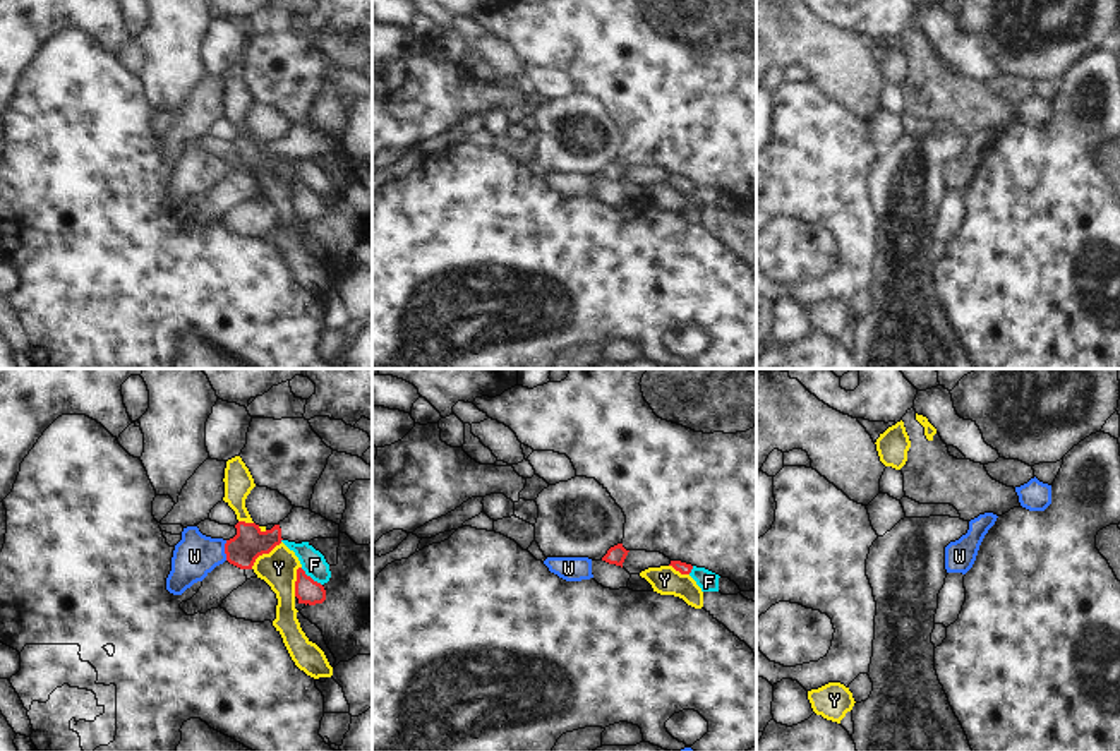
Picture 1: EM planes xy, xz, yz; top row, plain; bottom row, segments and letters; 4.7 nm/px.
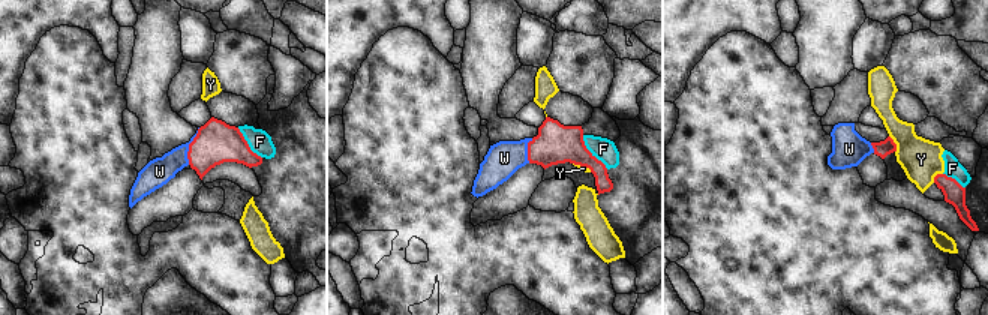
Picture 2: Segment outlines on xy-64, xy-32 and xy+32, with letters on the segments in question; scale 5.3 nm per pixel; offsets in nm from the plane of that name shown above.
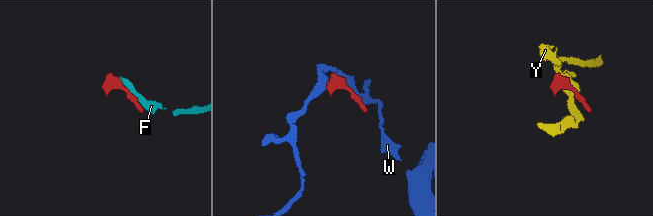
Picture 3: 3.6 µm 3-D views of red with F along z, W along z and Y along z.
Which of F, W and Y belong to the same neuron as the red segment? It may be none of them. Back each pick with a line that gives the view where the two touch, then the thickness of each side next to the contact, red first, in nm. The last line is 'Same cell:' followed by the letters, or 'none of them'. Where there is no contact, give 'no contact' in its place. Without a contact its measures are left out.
W: meets red in xy; 150 nm thick on the red side, 200 nm on the other
Same cell: W

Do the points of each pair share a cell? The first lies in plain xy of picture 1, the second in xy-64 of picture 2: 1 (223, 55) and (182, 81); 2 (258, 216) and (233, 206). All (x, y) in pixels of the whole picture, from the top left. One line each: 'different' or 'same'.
1: different
2: different

